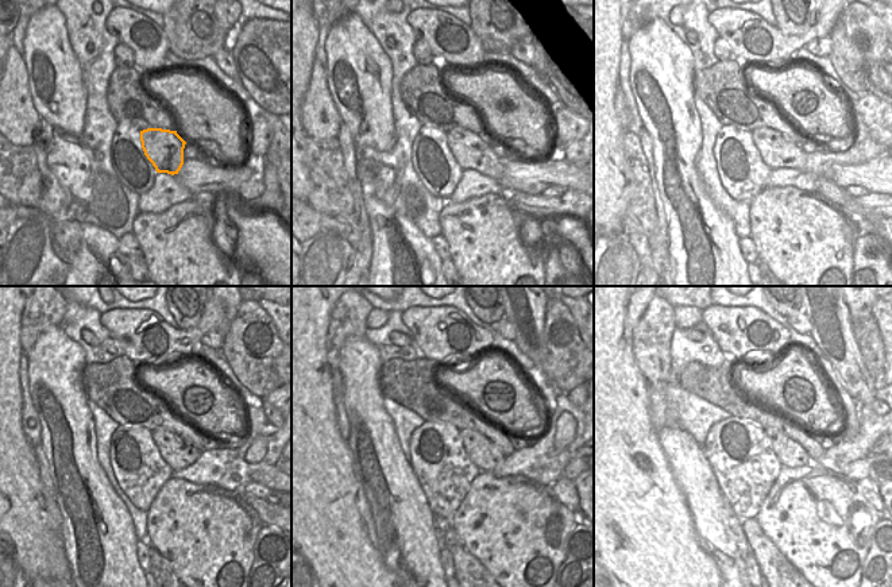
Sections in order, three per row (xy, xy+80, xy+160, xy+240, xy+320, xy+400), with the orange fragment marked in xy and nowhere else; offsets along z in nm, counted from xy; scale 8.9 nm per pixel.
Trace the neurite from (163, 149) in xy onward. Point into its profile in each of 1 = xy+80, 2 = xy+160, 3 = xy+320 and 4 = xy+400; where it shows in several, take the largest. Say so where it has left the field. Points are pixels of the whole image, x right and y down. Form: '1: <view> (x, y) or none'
1: xy+80 (468, 149)
2: xy+160 (773, 147)
3: xy+320 (482, 452)
4: xy+400 (791, 454)

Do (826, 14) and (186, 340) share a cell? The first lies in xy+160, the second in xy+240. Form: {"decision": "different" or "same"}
{"decision": "same"}

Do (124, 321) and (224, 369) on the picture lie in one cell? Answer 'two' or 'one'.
two

